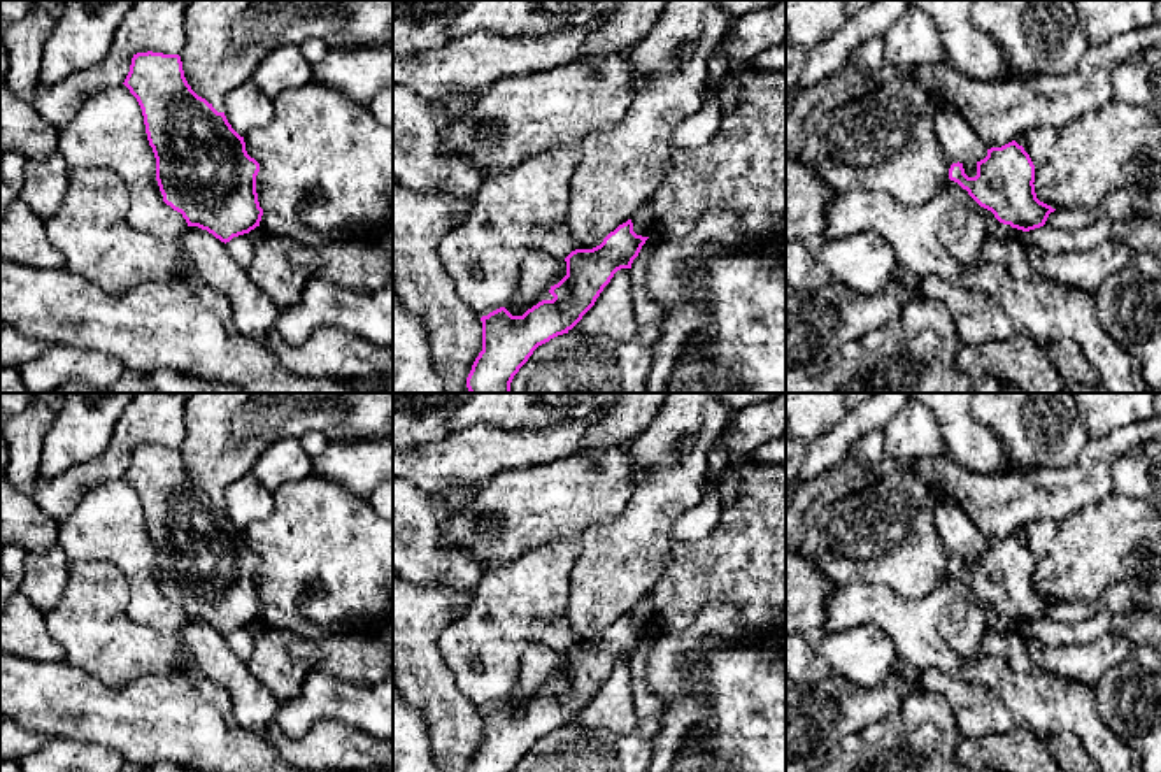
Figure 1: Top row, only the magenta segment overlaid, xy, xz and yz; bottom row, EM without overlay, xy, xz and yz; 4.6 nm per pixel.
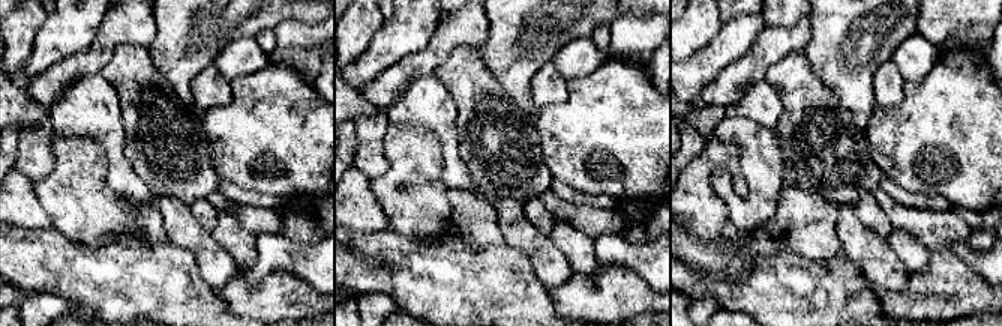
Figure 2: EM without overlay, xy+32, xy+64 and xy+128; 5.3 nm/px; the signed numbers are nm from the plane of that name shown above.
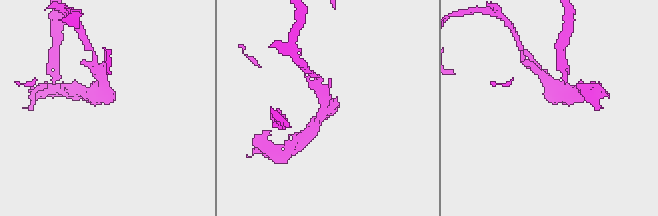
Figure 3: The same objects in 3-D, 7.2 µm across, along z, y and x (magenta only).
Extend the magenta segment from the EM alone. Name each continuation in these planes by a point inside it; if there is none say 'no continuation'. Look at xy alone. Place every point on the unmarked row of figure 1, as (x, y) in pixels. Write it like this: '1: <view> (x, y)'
no continuation

